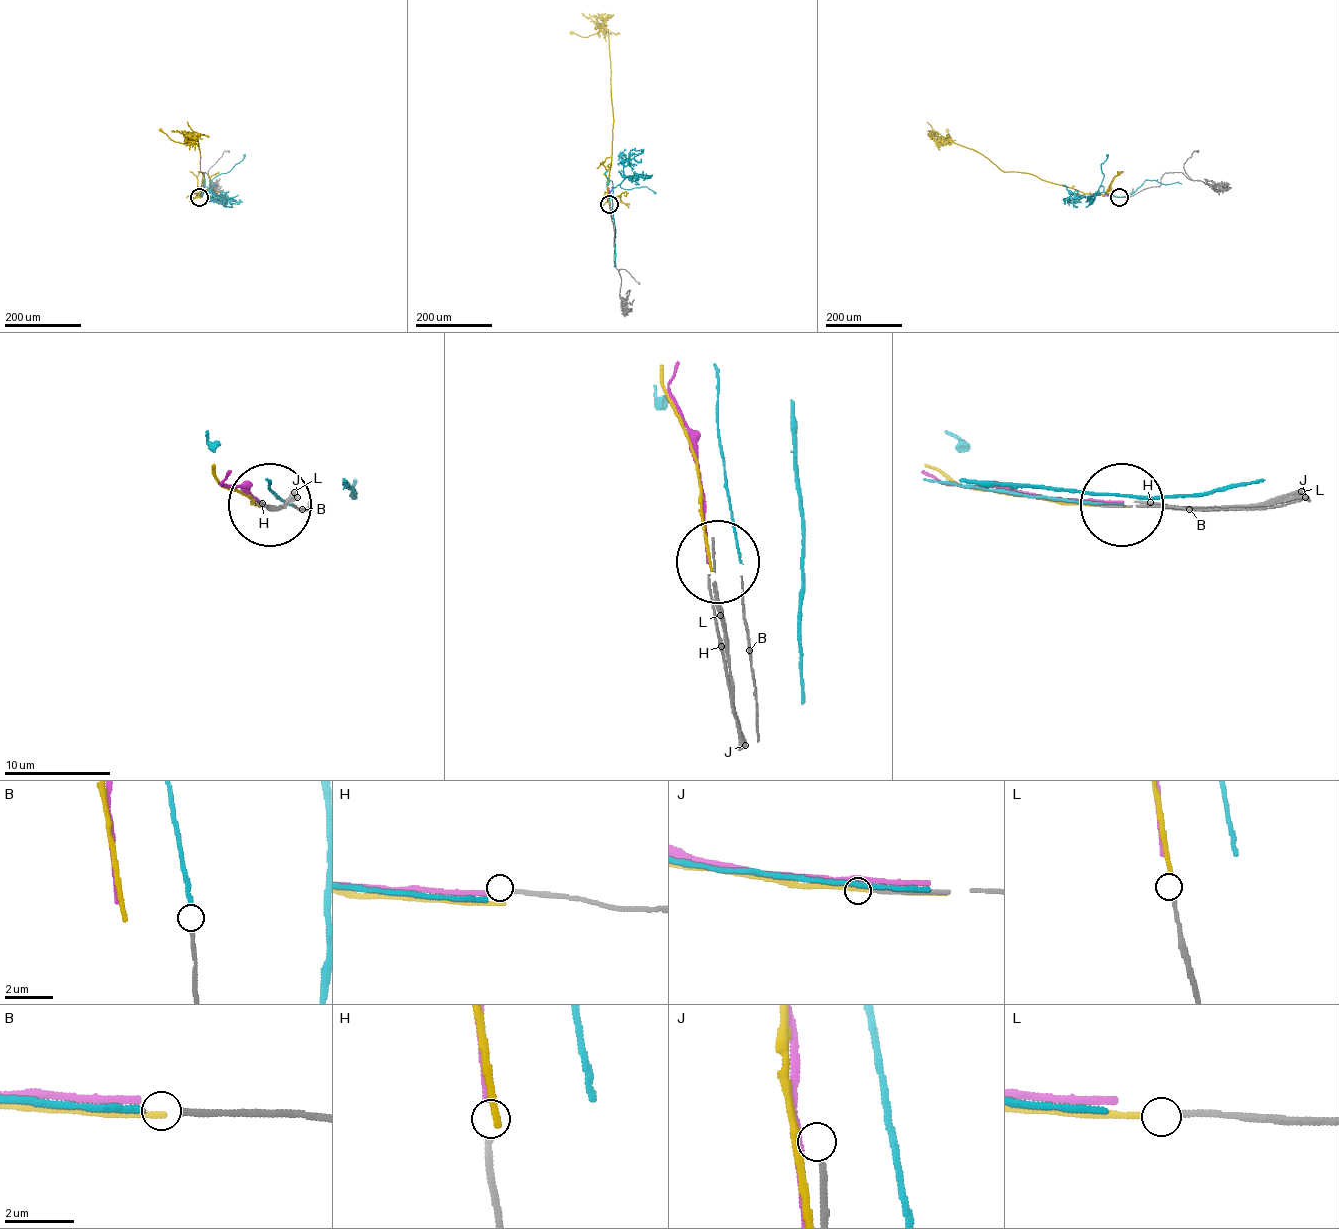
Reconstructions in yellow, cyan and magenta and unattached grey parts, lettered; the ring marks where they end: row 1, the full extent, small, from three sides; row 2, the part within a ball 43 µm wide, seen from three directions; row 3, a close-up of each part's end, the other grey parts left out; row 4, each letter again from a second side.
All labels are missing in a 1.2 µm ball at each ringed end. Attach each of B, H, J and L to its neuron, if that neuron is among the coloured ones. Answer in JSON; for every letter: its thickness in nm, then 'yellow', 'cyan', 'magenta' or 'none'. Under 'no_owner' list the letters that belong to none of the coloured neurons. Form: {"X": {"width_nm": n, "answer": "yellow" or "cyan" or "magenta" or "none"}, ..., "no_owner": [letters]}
{"B": {"width_nm": 20, "answer": "cyan"}, "H": {"width_nm": 190, "answer": "magenta"}, "J": {"width_nm": 170, "answer": "none"}, "L": {"width_nm": 160, "answer": "yellow"}, "no_owner": ["J"]}

